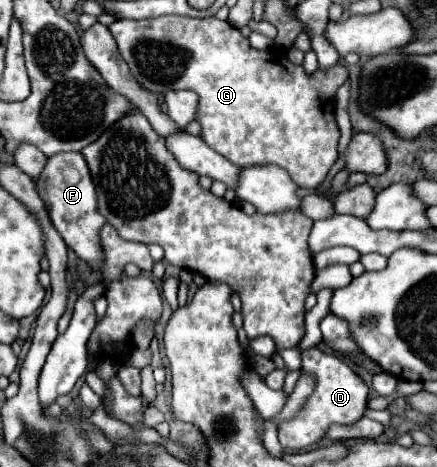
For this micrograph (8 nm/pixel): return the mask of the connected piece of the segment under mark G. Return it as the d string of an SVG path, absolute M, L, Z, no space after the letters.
M159 16L147 20L115 20L109 26L109 32L117 42L121 58L145 90L155 94L193 90L199 96L197 120L203 126L201 138L235 166L277 164L289 172L297 186L315 190L337 162L339 128L335 122L333 100L337 88L347 80L347 68L343 64L333 66L327 72L317 70L313 76L307 76L303 66L291 64L283 50L269 54L265 54L265 50L255 50L237 28L217 18L201 20L187 16Z

